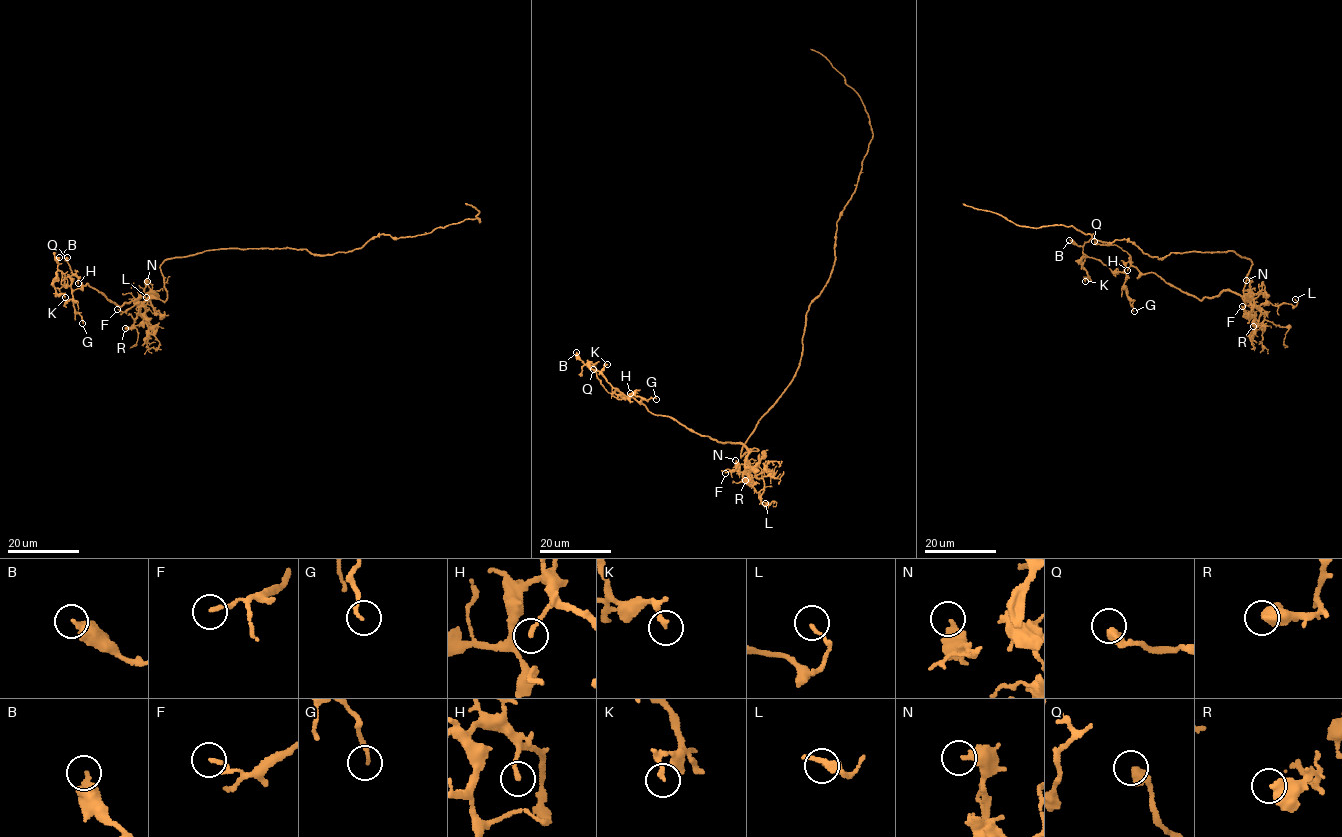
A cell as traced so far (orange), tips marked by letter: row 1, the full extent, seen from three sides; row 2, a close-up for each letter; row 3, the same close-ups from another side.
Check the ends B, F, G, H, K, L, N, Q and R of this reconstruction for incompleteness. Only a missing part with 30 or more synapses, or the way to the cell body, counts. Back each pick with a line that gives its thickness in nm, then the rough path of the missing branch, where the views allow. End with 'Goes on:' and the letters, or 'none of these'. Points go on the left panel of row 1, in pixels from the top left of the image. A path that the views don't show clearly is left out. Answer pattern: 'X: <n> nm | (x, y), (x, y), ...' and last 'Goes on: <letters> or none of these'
Goes on: none of these

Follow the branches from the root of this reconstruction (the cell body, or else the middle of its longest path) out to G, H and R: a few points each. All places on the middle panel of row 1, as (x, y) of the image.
G: (789, 384), (760, 418), (741, 457), (758, 450), (717, 442), (620, 395), (656, 399)
H: (789, 384), (760, 418), (741, 457), (758, 450), (717, 442), (691, 431), (669, 417), (653, 414), (630, 393)
R: (789, 384), (760, 418), (742, 448), (740, 457), (758, 450), (748, 454), (745, 471), (752, 478), (745, 480)

